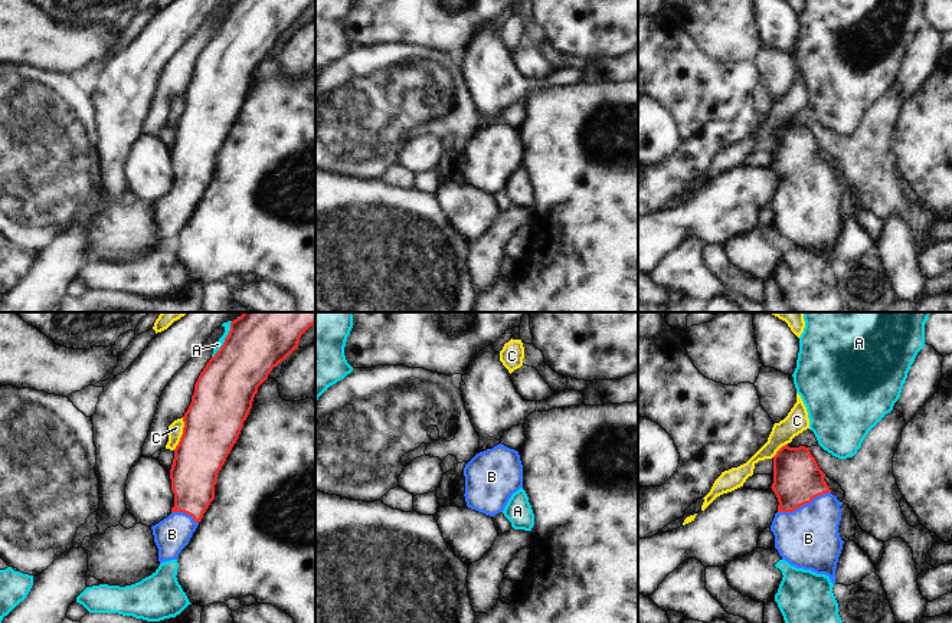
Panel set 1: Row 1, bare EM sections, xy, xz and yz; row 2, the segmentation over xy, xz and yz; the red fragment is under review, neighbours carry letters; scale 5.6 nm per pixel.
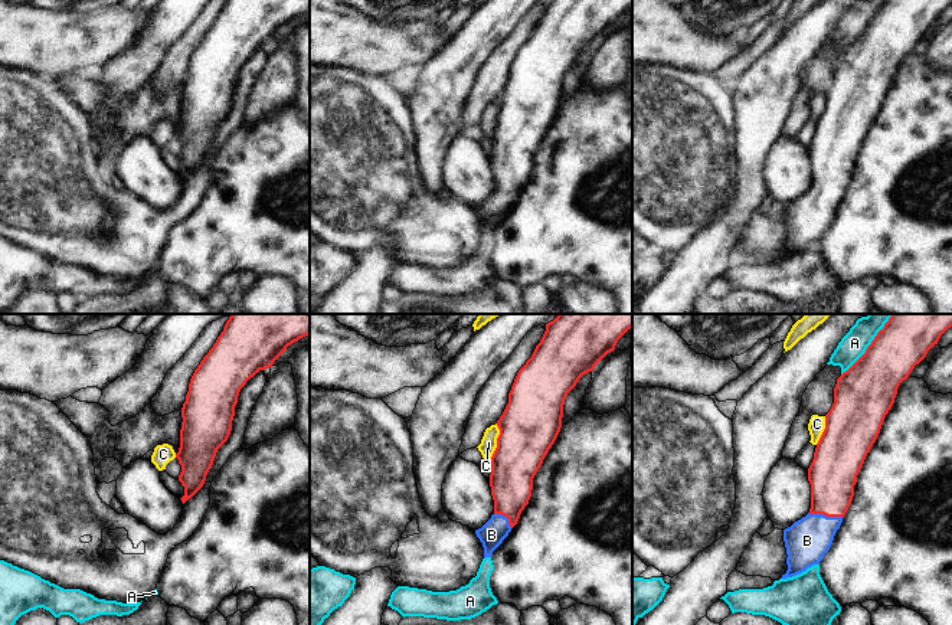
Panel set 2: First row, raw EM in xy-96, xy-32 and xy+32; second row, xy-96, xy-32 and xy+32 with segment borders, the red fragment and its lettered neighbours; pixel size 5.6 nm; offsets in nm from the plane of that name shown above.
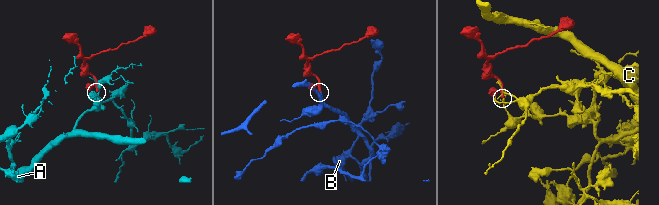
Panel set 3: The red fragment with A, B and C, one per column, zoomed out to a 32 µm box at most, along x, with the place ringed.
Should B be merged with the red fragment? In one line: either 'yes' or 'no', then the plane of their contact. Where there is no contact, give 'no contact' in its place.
yes | yz

